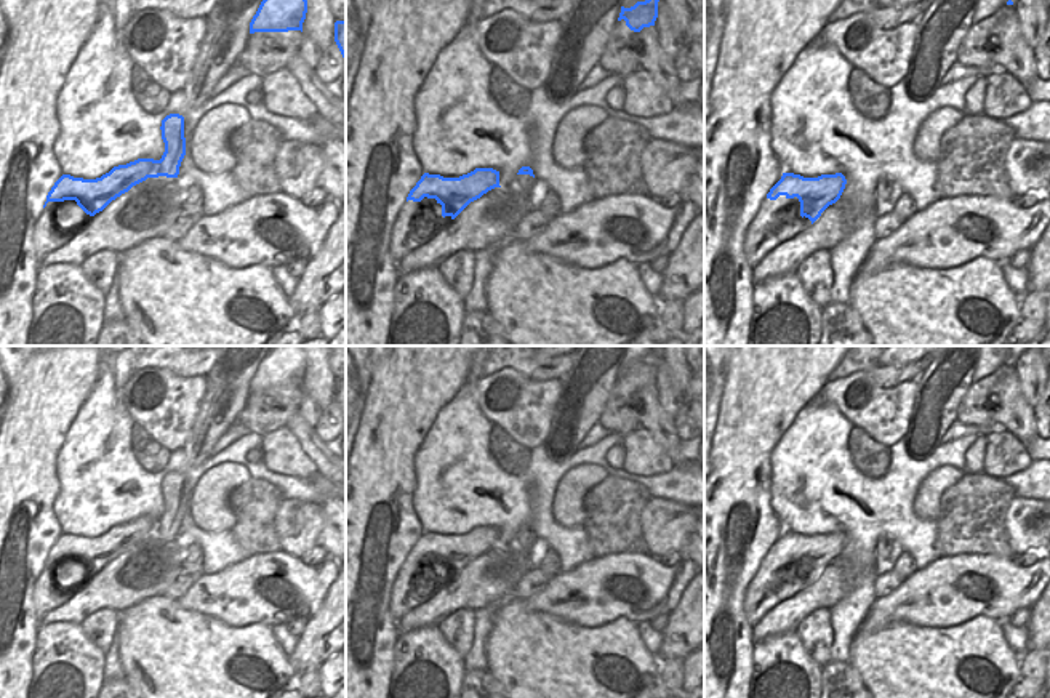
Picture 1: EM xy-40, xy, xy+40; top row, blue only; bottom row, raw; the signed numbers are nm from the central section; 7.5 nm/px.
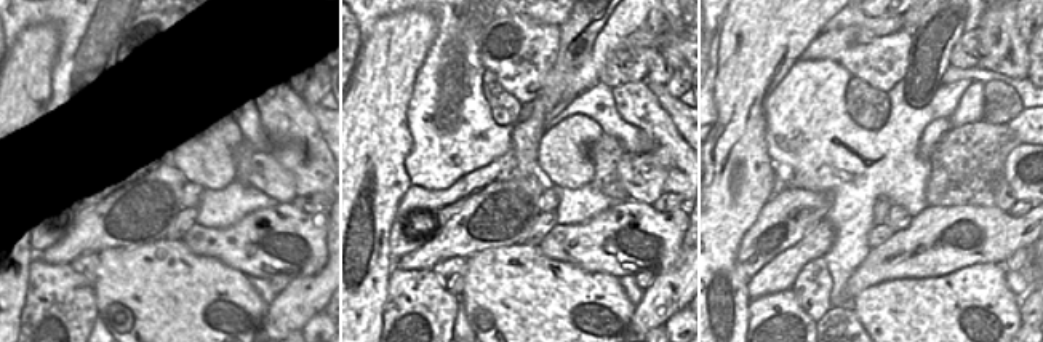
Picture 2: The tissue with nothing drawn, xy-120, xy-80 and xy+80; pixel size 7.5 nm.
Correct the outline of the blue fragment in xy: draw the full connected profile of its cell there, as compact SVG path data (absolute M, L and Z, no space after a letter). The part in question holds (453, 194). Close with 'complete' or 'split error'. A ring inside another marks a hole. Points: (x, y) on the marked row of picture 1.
M475 168L459 178L424 173L410 191L391 229L389 253L399 263L407 253L419 248L448 227L474 200L501 187L499 171Z; split error

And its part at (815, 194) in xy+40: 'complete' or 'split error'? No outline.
split error

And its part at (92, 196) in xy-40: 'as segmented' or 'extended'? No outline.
extended

